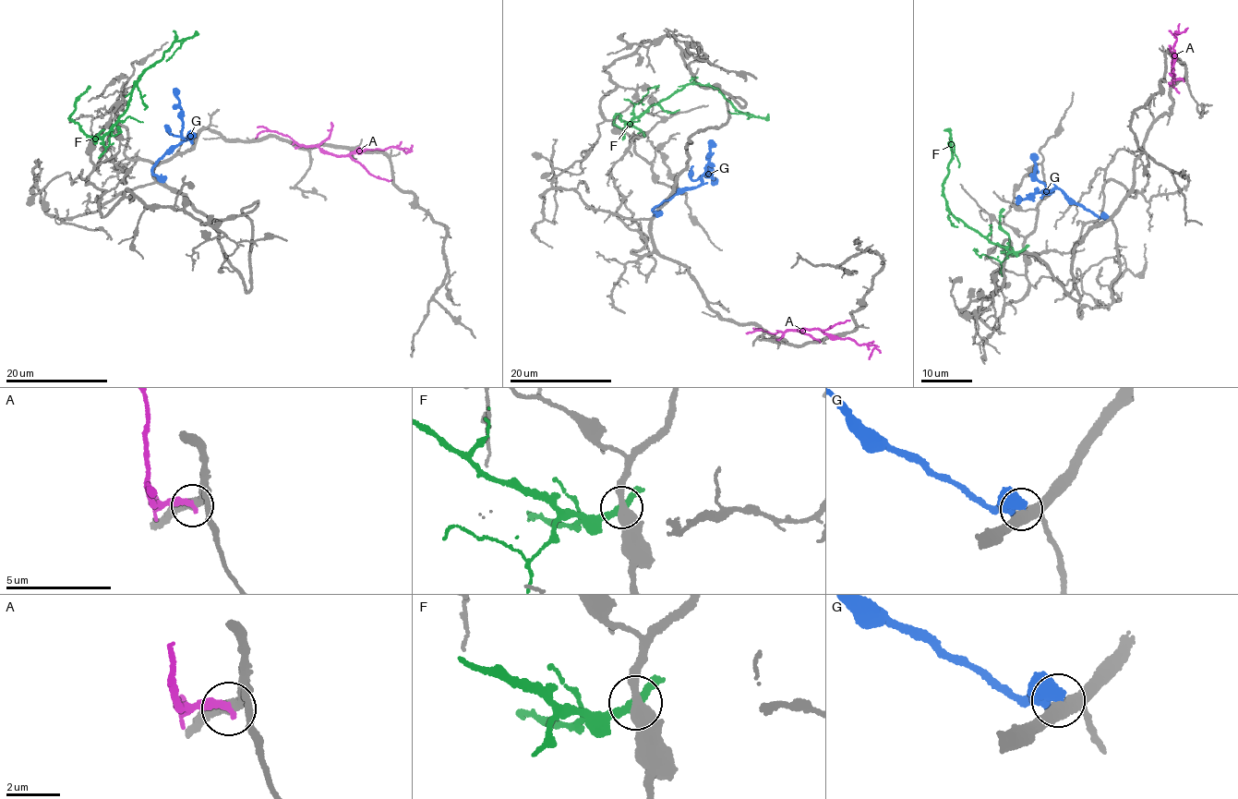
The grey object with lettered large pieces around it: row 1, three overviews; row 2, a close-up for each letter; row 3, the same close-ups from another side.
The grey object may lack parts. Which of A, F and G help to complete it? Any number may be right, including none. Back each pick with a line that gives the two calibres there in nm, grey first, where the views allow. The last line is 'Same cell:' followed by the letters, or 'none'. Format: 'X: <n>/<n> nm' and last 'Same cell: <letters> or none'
Same cell: none

